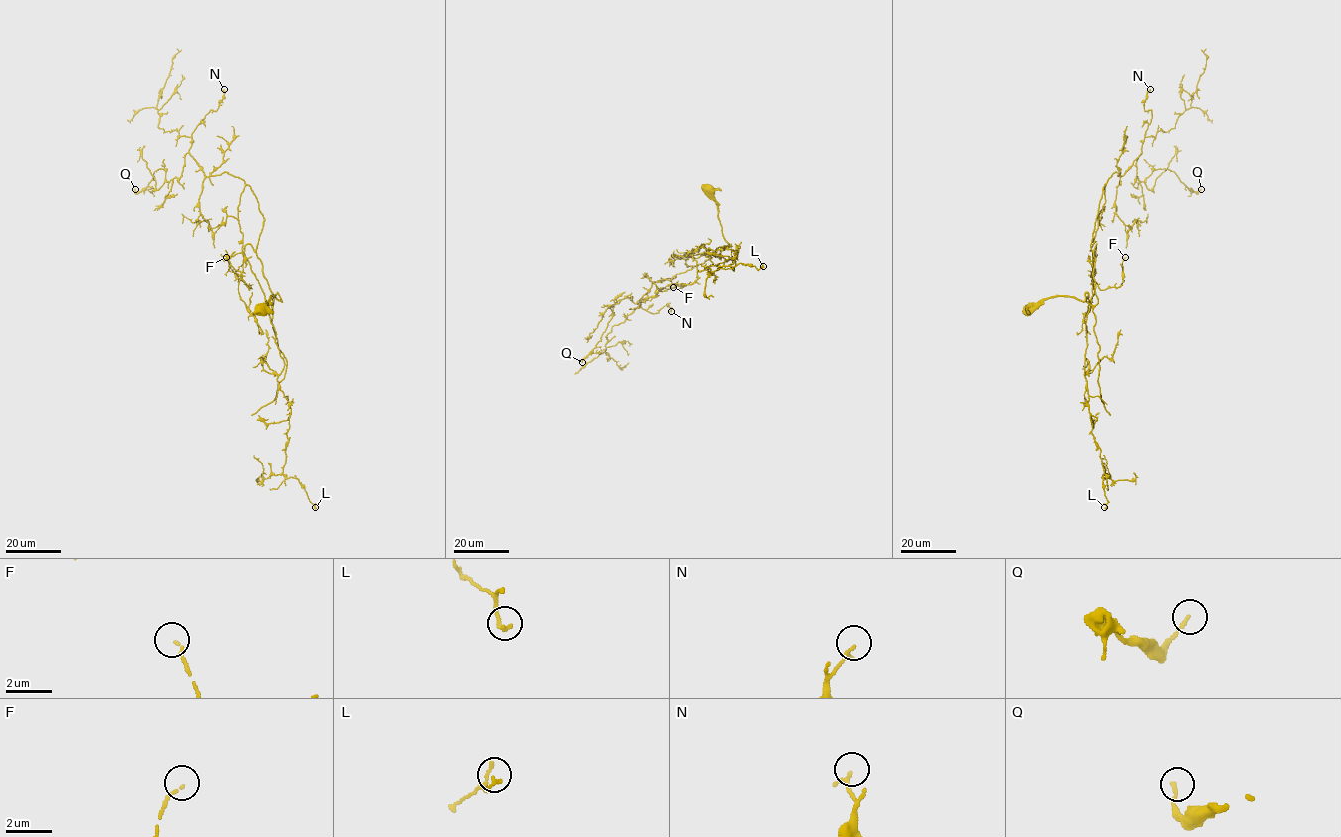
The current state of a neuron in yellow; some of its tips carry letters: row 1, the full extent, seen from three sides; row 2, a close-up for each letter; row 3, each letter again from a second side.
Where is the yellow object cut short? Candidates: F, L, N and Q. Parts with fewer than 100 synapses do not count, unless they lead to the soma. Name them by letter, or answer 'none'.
none

